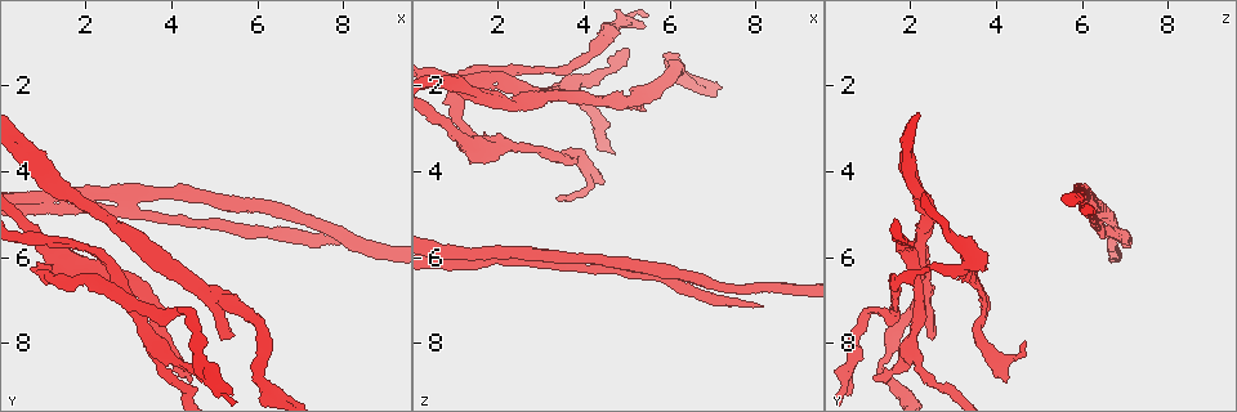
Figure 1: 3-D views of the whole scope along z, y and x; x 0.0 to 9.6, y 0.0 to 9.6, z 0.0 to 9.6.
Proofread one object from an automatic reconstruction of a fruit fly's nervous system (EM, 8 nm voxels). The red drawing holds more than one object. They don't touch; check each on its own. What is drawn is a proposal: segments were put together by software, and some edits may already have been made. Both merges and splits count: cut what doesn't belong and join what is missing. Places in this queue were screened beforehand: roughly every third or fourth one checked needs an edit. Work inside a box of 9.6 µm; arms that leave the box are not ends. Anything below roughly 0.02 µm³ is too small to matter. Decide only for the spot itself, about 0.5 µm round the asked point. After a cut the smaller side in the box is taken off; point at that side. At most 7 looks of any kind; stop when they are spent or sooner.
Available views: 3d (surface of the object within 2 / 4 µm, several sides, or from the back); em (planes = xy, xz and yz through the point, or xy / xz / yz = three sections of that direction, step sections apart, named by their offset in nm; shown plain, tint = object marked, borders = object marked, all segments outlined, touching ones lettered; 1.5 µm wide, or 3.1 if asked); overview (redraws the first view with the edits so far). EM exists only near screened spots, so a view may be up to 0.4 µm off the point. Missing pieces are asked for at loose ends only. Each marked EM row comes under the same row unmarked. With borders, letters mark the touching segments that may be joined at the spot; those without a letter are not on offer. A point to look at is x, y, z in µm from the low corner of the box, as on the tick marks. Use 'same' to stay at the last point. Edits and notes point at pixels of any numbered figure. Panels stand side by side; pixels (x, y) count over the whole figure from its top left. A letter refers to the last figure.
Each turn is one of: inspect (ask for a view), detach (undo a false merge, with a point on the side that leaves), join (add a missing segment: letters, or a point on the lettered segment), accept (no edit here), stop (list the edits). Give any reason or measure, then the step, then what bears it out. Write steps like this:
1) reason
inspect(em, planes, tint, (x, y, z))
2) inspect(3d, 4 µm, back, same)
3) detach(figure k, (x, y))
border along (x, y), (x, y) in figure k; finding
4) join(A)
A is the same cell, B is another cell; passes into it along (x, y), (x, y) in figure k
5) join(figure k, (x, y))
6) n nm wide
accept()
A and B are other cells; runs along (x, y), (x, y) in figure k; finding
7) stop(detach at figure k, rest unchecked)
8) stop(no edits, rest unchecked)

free end
inspect(em, planes, borders, (5.35, 7.75, 2.65))

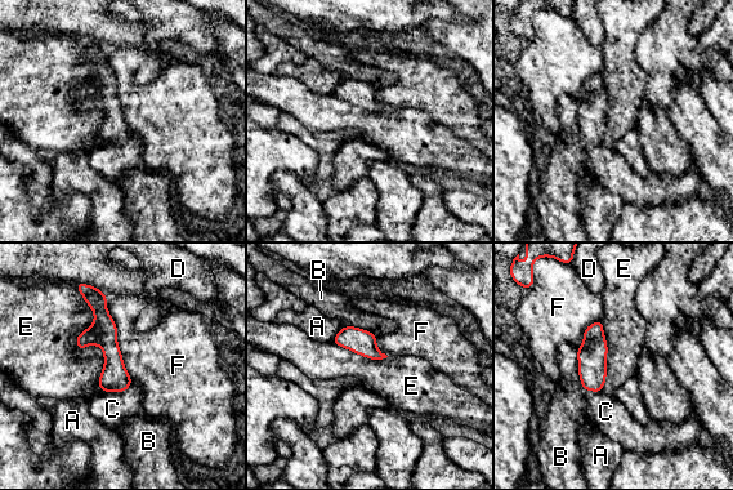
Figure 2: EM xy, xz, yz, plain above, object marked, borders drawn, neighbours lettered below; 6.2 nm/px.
E touches over 650 nm
join(C)
C is the same cell, A, B, D, E and F are other cells; passes into it along (115, 378), (116, 391), (112, 409) in figure 2; it goes on there

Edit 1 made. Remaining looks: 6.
see it whole again
inspect(overview)

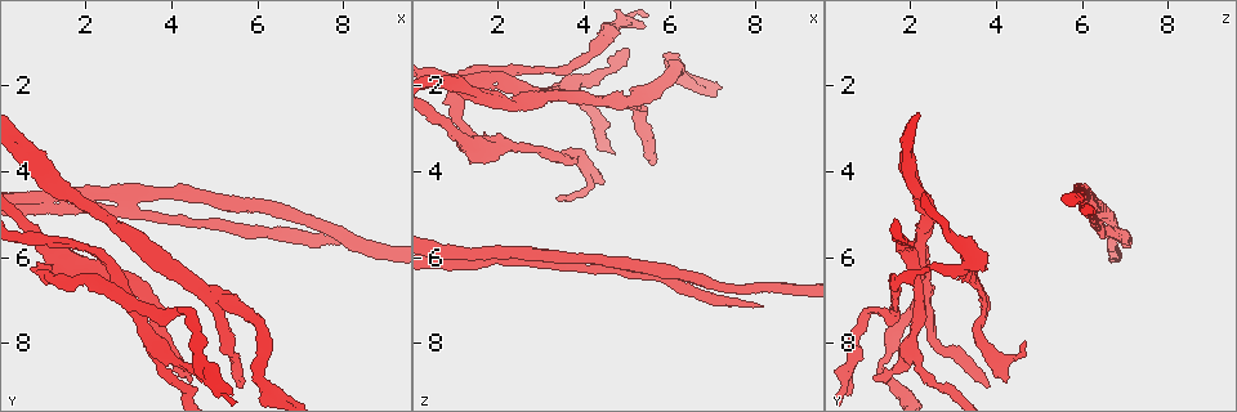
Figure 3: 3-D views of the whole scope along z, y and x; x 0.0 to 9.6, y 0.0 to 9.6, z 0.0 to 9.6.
sharp bend
inspect(em, xy, step 4, tint, (6.00, 8.70, 1.35))

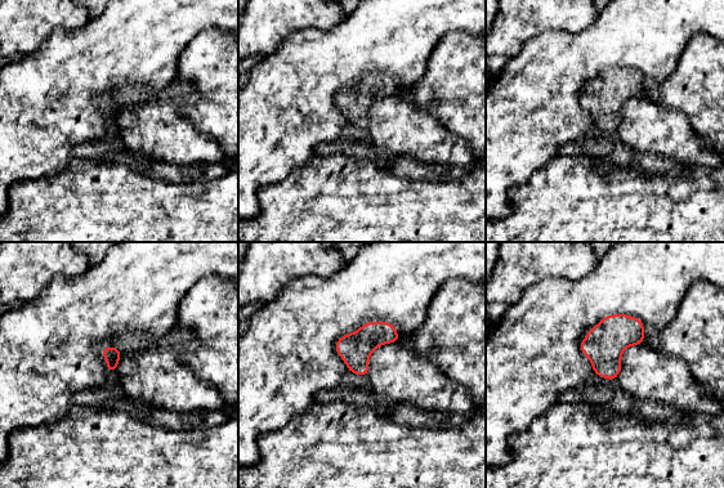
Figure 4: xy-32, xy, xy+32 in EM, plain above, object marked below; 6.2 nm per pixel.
inspect(em, planes, tint, same)

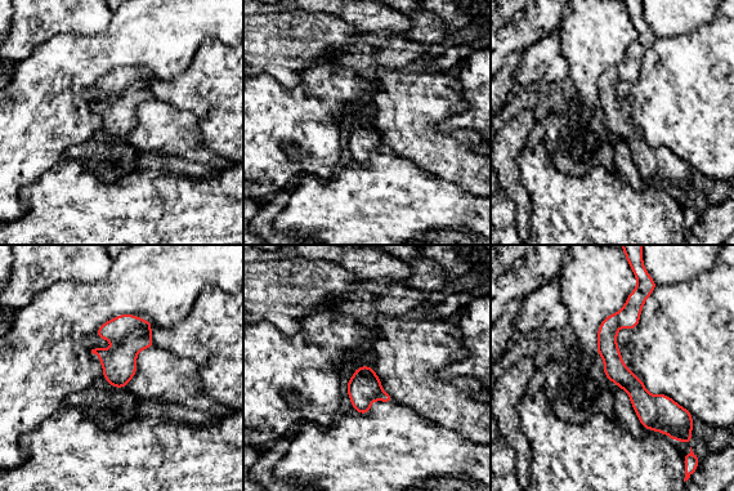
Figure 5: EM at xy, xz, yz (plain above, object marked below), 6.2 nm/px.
inspect(em, planes, borders, same)

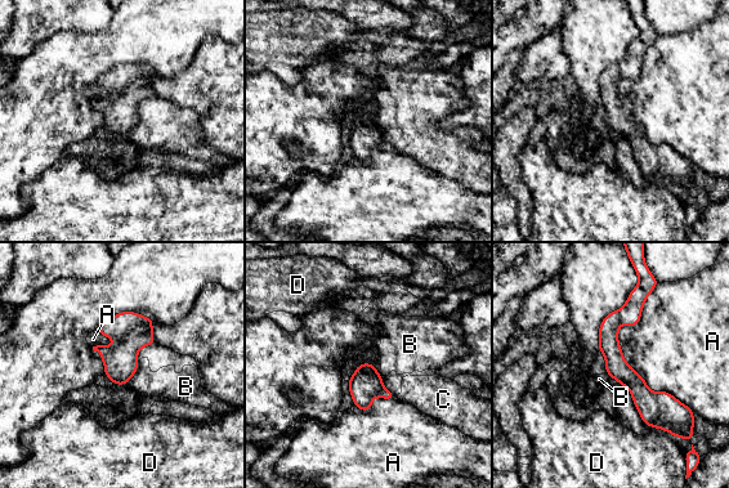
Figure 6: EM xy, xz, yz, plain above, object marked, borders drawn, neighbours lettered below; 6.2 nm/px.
accept()
A, B, C and D are other cells; runs along (638, 292), (612, 326), (612, 352), (663, 425) in figure 6; all the same neuron

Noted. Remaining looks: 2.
stop(join at figure 2, rest unchecked)

